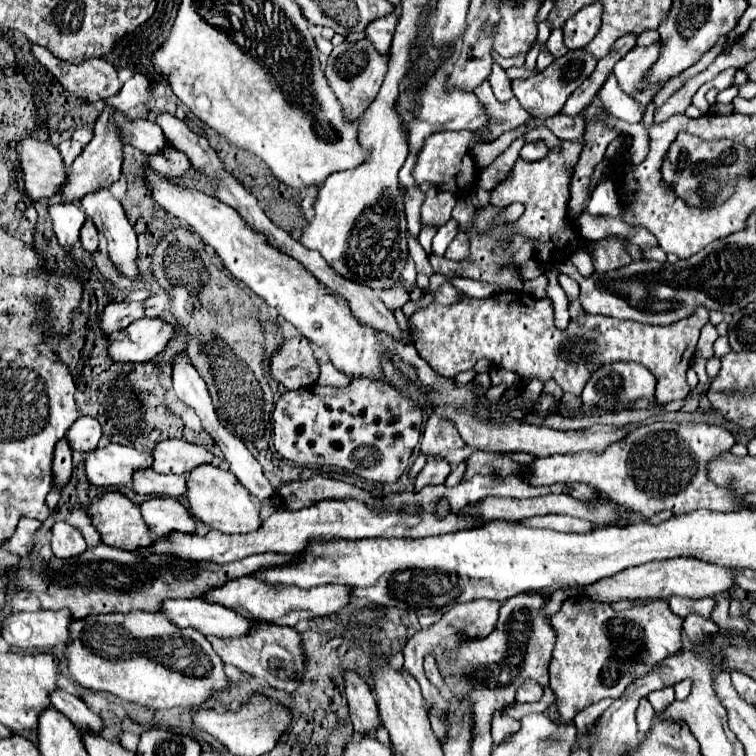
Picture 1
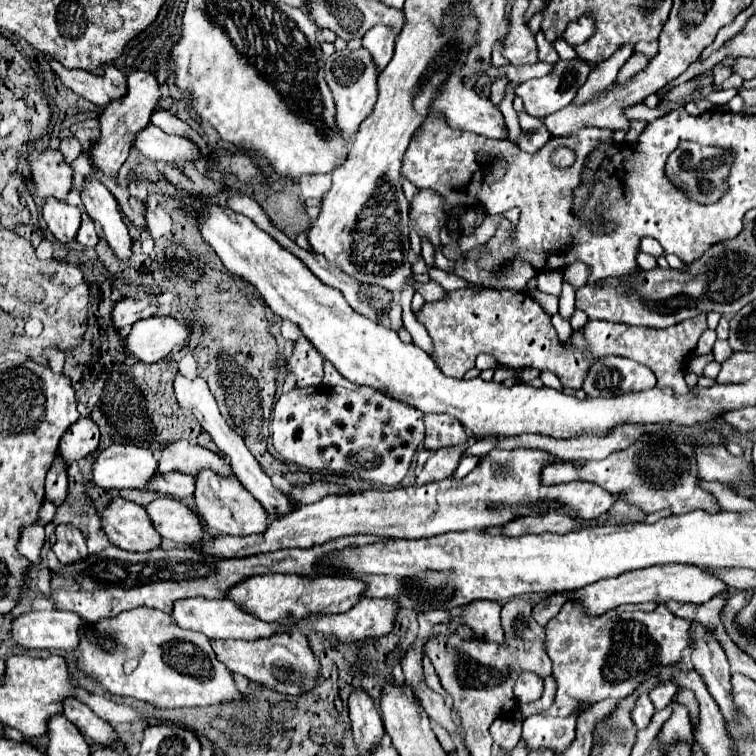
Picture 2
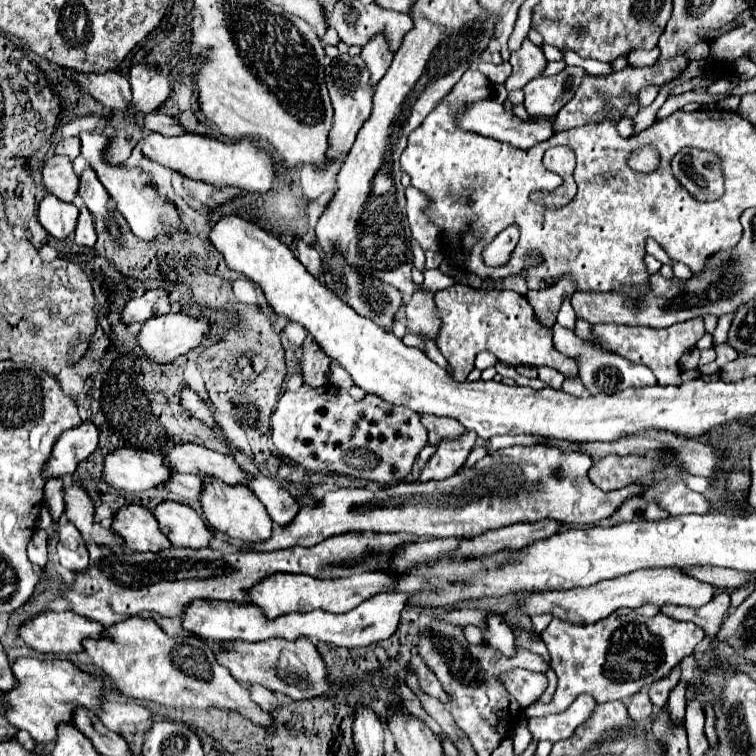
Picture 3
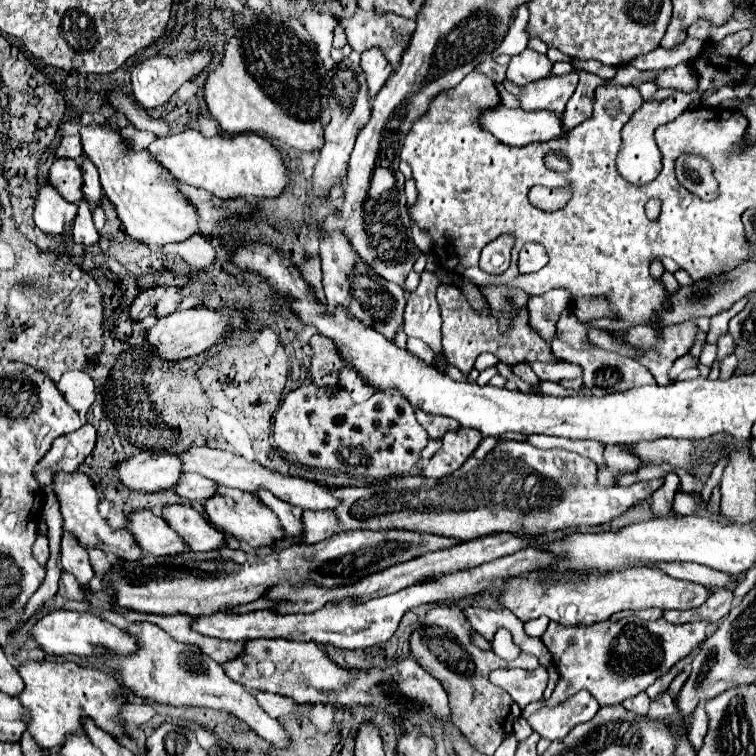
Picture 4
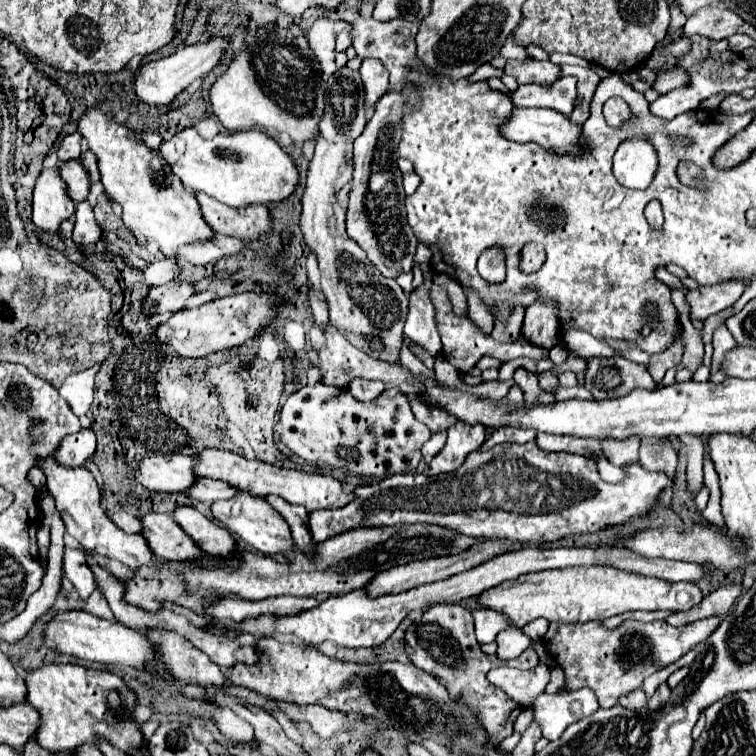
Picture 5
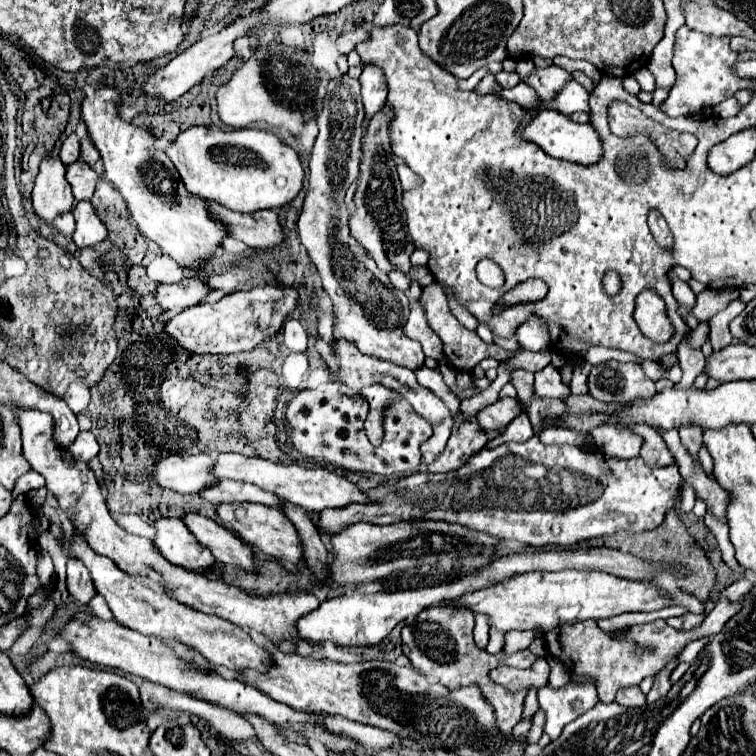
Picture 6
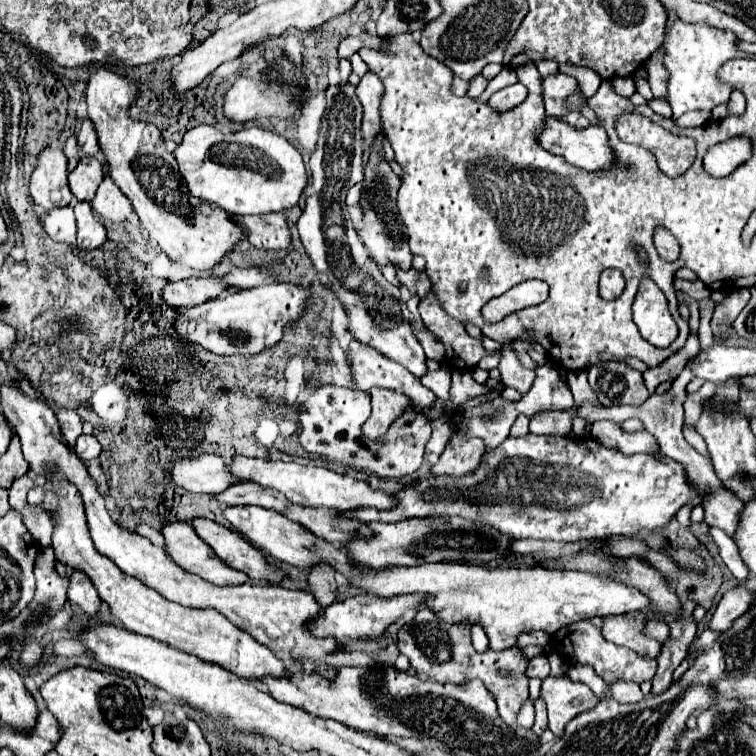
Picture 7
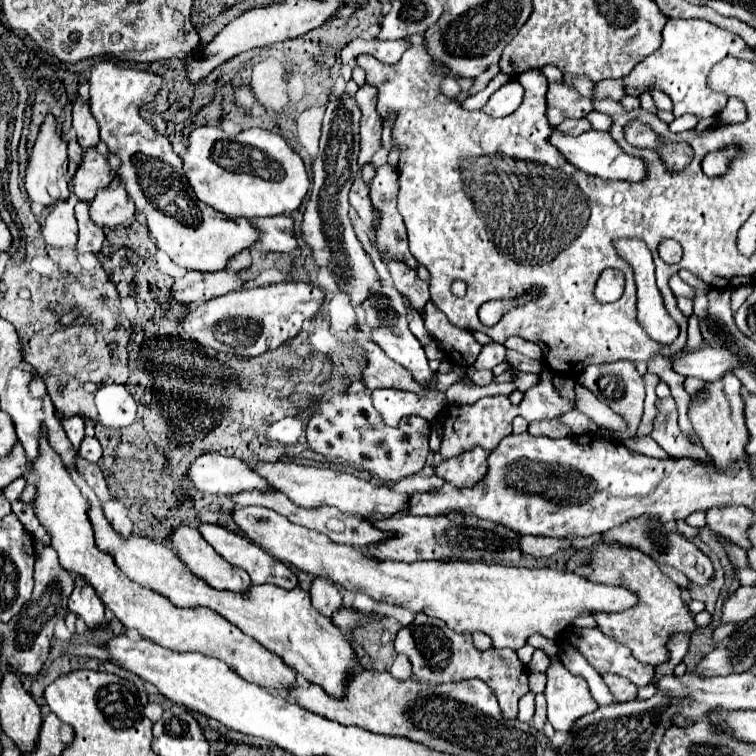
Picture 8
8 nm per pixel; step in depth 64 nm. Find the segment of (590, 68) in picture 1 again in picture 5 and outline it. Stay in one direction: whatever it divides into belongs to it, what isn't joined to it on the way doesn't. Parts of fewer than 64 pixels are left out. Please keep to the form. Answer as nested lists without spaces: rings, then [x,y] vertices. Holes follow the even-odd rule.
[[[562,76],[552,84],[528,84],[518,86],[516,92],[512,92],[512,102],[518,108],[552,108],[568,116],[574,108],[576,100],[576,78],[574,76]]]

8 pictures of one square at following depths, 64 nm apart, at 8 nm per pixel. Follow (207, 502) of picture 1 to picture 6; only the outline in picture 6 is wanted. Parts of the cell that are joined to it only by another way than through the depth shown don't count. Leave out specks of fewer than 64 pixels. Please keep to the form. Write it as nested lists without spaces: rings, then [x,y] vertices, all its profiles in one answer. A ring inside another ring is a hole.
[[[234,502],[234,504],[218,504],[216,514],[222,520],[222,524],[234,530],[246,544],[260,548],[264,554],[276,560],[290,560],[292,564],[302,562],[302,548],[296,530],[292,528],[292,522],[288,522],[278,508],[270,508],[254,502],[242,502],[242,504]]]

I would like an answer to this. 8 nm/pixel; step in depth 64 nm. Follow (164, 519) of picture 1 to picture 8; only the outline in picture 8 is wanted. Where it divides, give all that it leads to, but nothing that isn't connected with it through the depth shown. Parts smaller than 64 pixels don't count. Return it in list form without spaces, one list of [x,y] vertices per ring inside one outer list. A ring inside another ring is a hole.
[[[200,524],[198,526],[198,532],[204,536],[204,540],[224,558],[228,560],[230,564],[234,564],[236,568],[242,568],[248,572],[252,584],[274,584],[274,586],[280,586],[280,588],[294,588],[298,584],[296,580],[296,574],[286,566],[282,564],[280,560],[276,560],[274,556],[266,554],[264,550],[260,550],[256,544],[252,544],[248,538],[220,526],[220,524]]]

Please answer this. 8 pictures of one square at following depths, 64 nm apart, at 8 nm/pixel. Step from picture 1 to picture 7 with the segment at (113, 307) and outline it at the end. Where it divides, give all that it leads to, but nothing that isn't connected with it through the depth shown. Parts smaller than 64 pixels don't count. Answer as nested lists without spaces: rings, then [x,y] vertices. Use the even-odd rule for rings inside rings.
[[[192,276],[180,282],[168,284],[162,292],[162,298],[170,308],[184,310],[188,306],[204,304],[206,300],[216,298],[224,290],[226,290],[226,284],[218,276],[210,276],[210,278]]]

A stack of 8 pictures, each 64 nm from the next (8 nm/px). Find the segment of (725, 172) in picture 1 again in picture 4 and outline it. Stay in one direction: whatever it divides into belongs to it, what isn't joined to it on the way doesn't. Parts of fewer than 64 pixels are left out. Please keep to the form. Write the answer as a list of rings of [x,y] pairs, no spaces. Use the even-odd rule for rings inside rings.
[[[680,154],[676,158],[678,182],[702,200],[714,200],[718,196],[718,182],[714,178],[712,164],[694,154]]]

